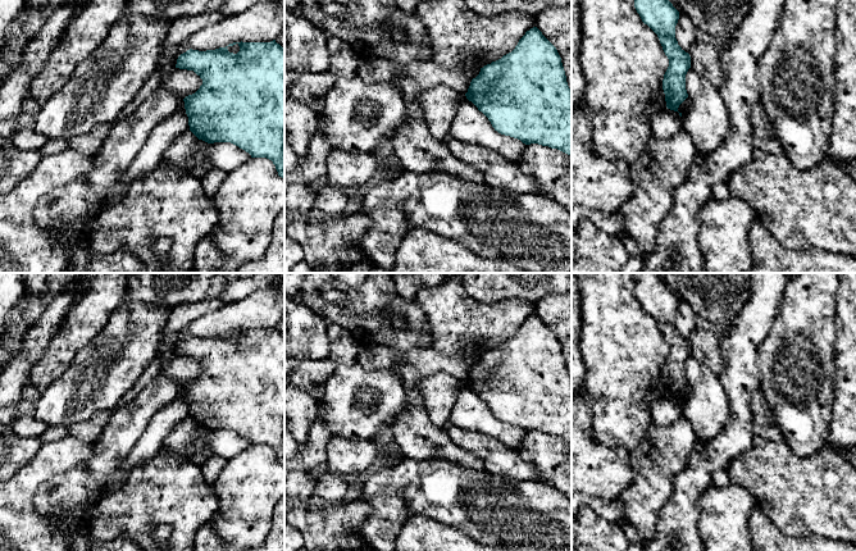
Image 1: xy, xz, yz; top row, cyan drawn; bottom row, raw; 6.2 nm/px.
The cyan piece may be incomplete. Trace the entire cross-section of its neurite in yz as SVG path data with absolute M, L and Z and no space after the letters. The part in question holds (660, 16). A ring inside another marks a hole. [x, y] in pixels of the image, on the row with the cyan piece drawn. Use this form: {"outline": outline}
{"outline": "M634 0L634 8L642 22L659 37L669 67L664 74L663 90L666 108L678 111L679 105L688 97L686 74L691 68L691 56L675 38L675 26L679 12L669 0Z"}

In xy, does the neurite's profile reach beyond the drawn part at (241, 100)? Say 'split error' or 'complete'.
complete

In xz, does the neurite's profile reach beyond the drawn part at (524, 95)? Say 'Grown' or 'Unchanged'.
Unchanged

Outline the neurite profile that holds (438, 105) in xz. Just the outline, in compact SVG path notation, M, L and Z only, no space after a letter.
M436 86L419 91L416 100L432 136L443 141L456 114L459 101L465 94L447 86Z

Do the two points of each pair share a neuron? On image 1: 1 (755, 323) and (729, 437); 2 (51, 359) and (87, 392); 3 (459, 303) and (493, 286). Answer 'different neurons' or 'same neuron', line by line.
1: same neuron
2: different neurons
3: different neurons

